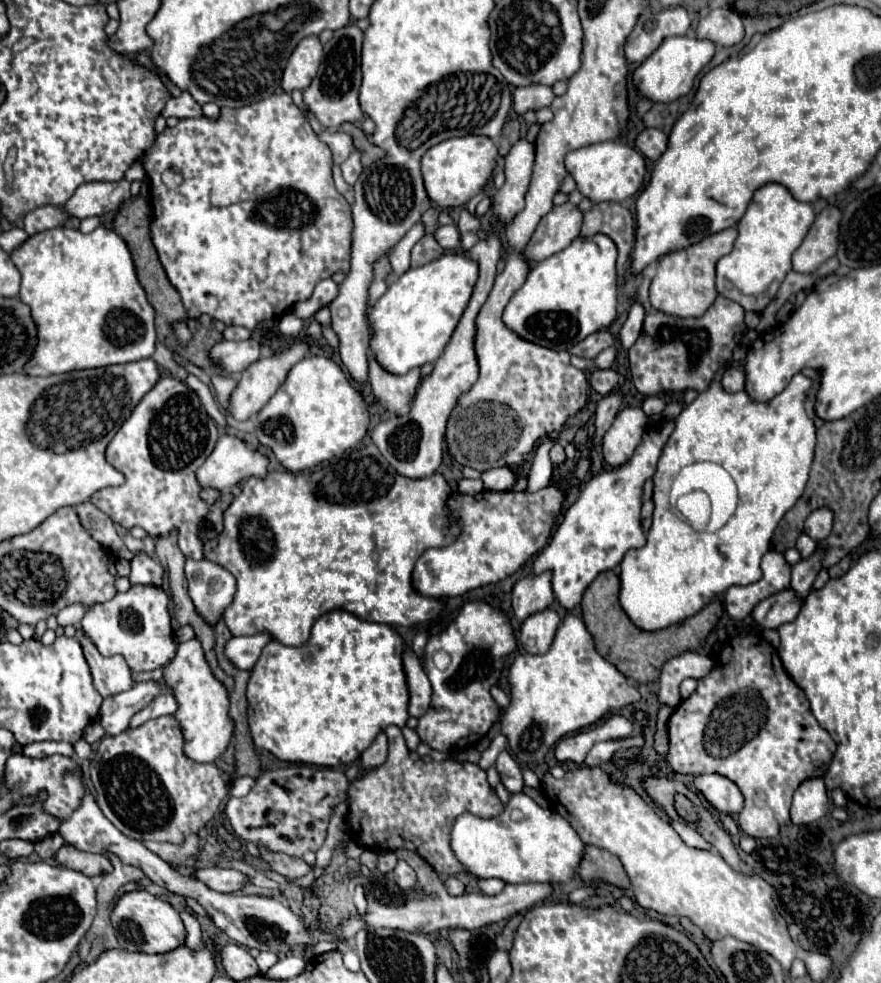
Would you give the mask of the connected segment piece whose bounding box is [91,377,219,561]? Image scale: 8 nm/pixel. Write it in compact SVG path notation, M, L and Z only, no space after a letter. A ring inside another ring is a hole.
M161 377L107 445L105 459L125 475L125 483L97 491L91 497L93 505L109 515L113 523L125 529L139 525L153 537L179 529L183 555L195 561L203 559L197 527L209 507L199 497L201 485L195 471L211 455L217 437L217 425L201 407L197 393L179 379Z

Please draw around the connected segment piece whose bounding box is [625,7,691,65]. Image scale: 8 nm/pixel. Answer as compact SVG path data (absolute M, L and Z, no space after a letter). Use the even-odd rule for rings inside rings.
M671 7L661 13L643 11L637 19L635 29L625 41L625 59L629 65L643 63L665 37L685 35L691 19L683 7Z

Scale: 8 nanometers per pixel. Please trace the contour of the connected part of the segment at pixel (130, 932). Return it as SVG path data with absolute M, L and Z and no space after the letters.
M131 891L131 893L125 893L115 909L111 911L111 921L113 921L113 927L117 931L117 939L119 939L119 945L125 949L125 951L131 951L131 953L169 953L181 945L185 945L185 939L187 939L187 931L185 931L185 925L179 917L179 913L163 899L147 893L147 891Z

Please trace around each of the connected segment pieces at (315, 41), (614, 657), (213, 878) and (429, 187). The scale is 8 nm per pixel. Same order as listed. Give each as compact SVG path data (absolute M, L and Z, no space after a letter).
M309 35L299 41L295 51L291 53L287 67L283 71L281 87L291 93L293 89L307 89L311 79L315 77L319 63L323 59L323 45L317 35Z
M605 571L605 573L599 573L597 579L587 587L581 601L581 615L583 613L585 613L585 619L583 619L585 627L595 641L597 653L603 659L607 659L611 665L615 665L619 673L623 673L625 677L629 679L633 677L637 683L653 683L659 679L659 673L661 673L659 669L663 667L665 661L685 651L695 651L703 645L711 629L717 625L723 613L723 607L719 601L713 601L699 611L699 613L705 613L705 617L695 615L681 625L673 625L653 633L641 631L629 621L629 617L619 607L619 577L613 571Z
M209 867L209 869L197 869L193 877L201 883L205 883L209 889L219 891L219 893L231 893L235 889L241 889L247 883L247 877L235 869L219 869L219 867Z
M479 135L453 137L431 147L421 159L421 171L429 199L439 209L465 205L489 181L491 171L495 167L495 157L497 157L495 143L489 137L479 137Z

